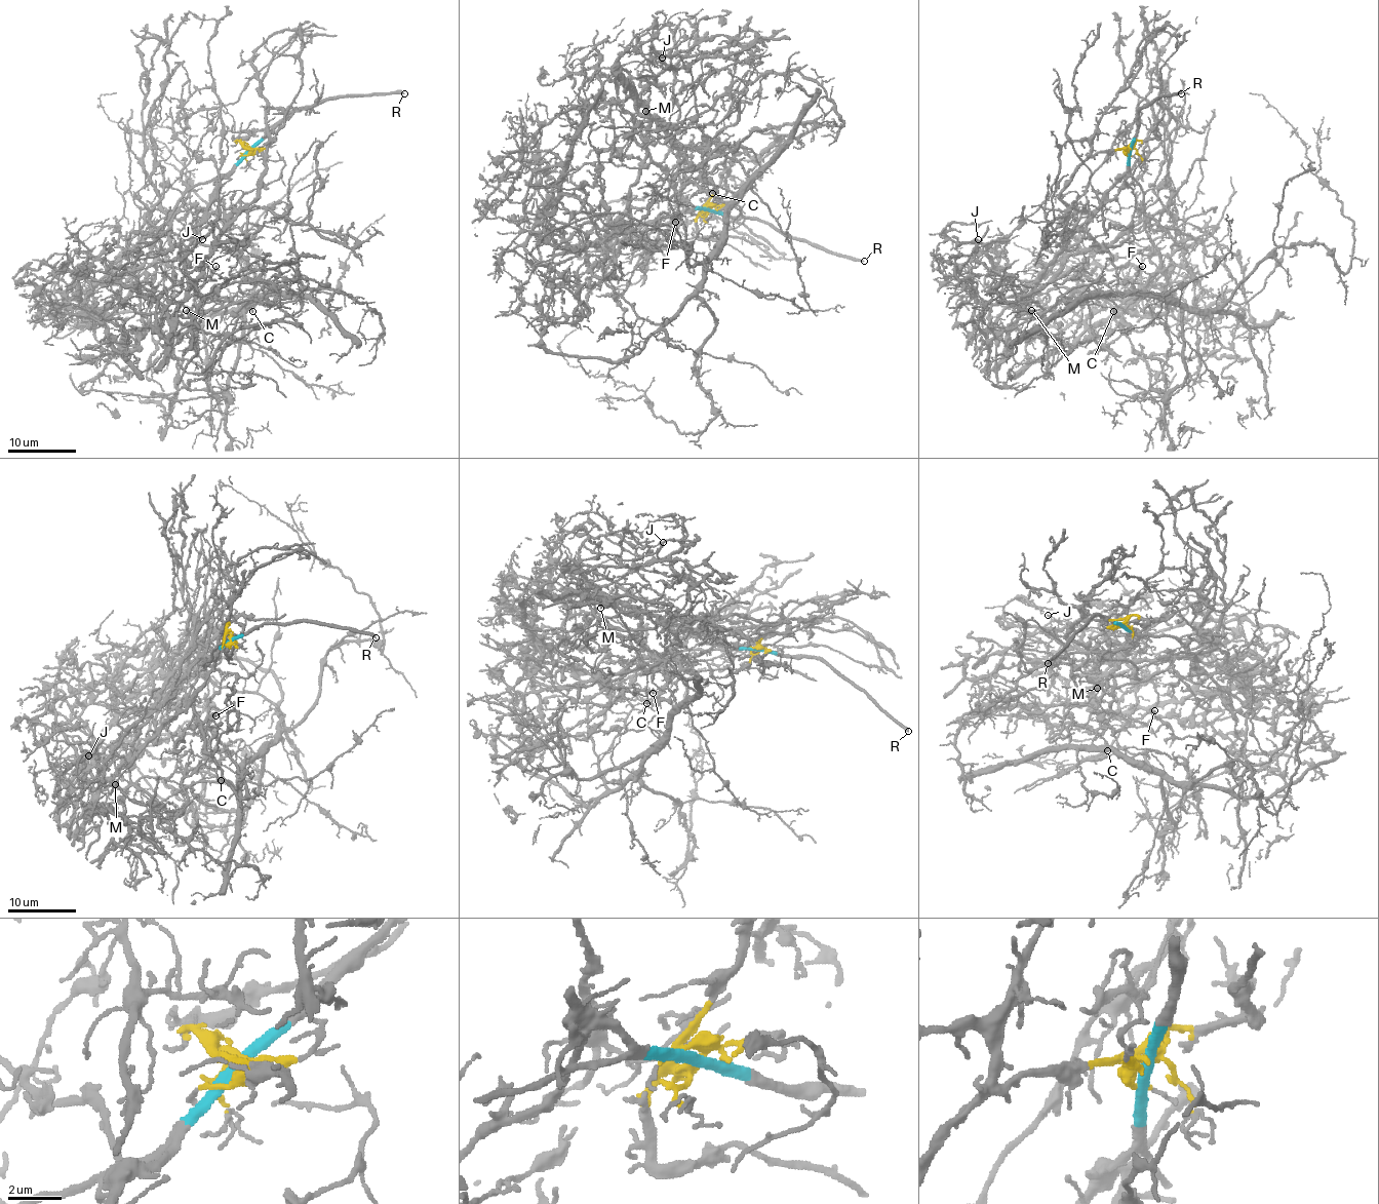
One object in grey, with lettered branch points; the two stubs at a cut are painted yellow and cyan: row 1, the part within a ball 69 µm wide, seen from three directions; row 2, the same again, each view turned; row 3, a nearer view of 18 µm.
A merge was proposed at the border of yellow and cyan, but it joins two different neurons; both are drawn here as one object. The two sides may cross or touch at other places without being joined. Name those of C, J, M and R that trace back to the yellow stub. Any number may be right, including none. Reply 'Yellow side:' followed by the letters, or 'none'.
Yellow side: C, J, M

